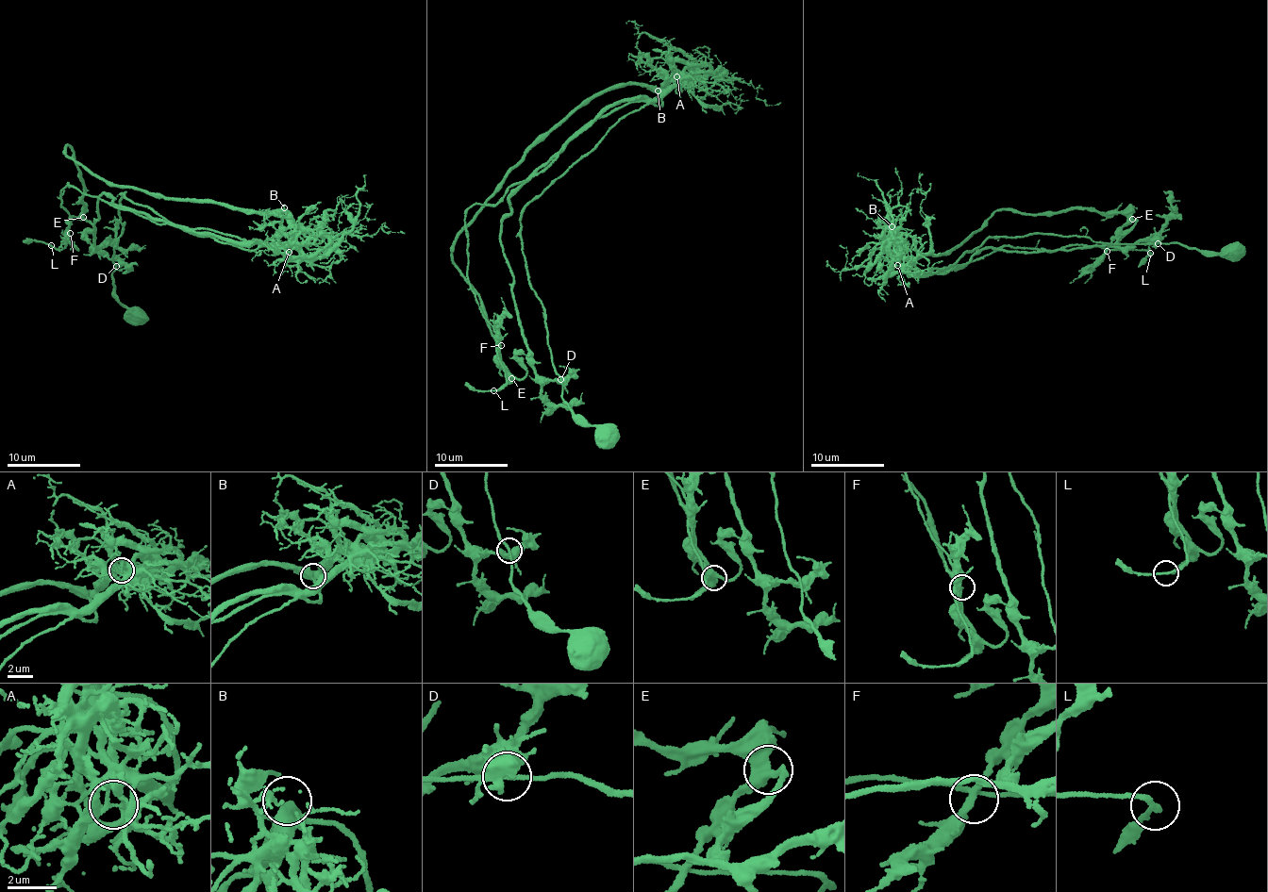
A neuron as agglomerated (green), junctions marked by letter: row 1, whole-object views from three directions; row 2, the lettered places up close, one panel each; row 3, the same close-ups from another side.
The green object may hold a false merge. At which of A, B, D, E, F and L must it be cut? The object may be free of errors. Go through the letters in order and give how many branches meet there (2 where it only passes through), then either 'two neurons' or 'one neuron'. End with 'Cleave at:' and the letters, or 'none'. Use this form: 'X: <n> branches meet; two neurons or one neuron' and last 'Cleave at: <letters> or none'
A: 3 branches meet; two neurons
B: 3 branches meet; one neuron
D: 5 branches meet; one neuron
E: 3 branches meet; one neuron
F: 4 branches meet; one neuron
L: 2 branches meet; one neuron
Cleave at: A

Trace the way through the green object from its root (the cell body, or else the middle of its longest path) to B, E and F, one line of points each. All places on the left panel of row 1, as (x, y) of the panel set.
B: (99, 198), (104, 192), (113, 205), (187, 231), (261, 244), (275, 232), (284, 207)
E: (99, 198), (104, 192), (113, 200), (66, 183), (58, 197), (70, 217), (66, 227), (83, 217)
F: (99, 198), (104, 192), (113, 200), (84, 195), (66, 183), (58, 197), (70, 217), (70, 233)

